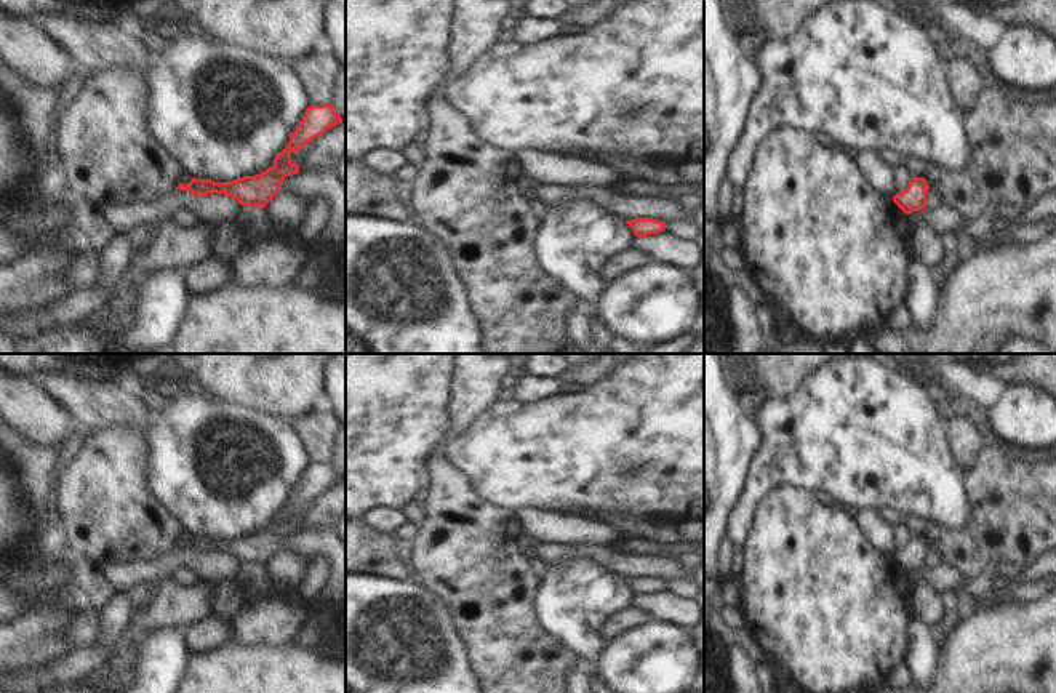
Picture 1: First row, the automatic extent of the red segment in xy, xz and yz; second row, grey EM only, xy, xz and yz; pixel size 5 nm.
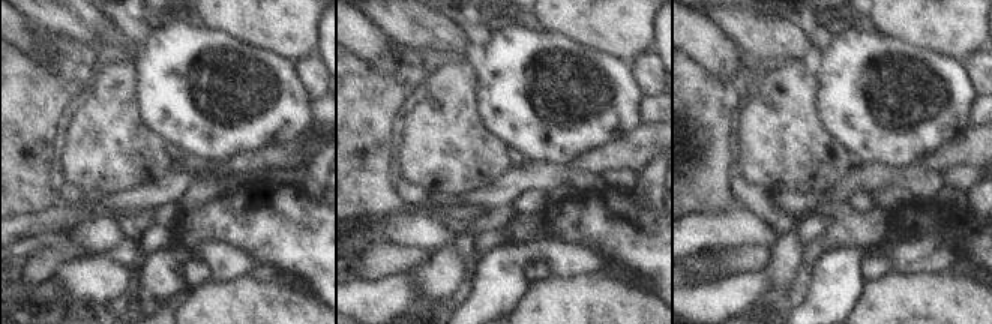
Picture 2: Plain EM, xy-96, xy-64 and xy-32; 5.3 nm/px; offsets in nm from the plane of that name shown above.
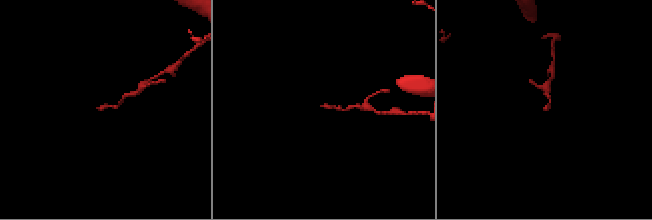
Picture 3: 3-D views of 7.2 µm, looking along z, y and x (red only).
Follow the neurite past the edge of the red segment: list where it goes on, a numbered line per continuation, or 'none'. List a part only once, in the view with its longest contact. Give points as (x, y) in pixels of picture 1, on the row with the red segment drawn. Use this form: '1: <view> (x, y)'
none

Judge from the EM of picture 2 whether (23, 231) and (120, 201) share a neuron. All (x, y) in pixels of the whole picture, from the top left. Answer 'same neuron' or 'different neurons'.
same neuron

